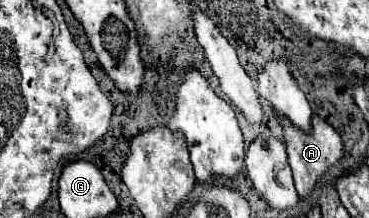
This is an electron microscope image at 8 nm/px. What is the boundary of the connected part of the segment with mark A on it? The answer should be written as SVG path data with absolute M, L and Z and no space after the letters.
M276 113L276 119L278 119L278 125L284 131L284 139L286 139L286 147L288 147L288 163L290 163L292 173L294 173L294 181L296 181L298 195L300 197L306 197L314 189L316 181L324 175L324 171L328 171L344 155L342 139L318 115L312 115L312 129L308 133L304 133L302 129L296 129L290 121L286 121L286 117L280 117L278 113Z

